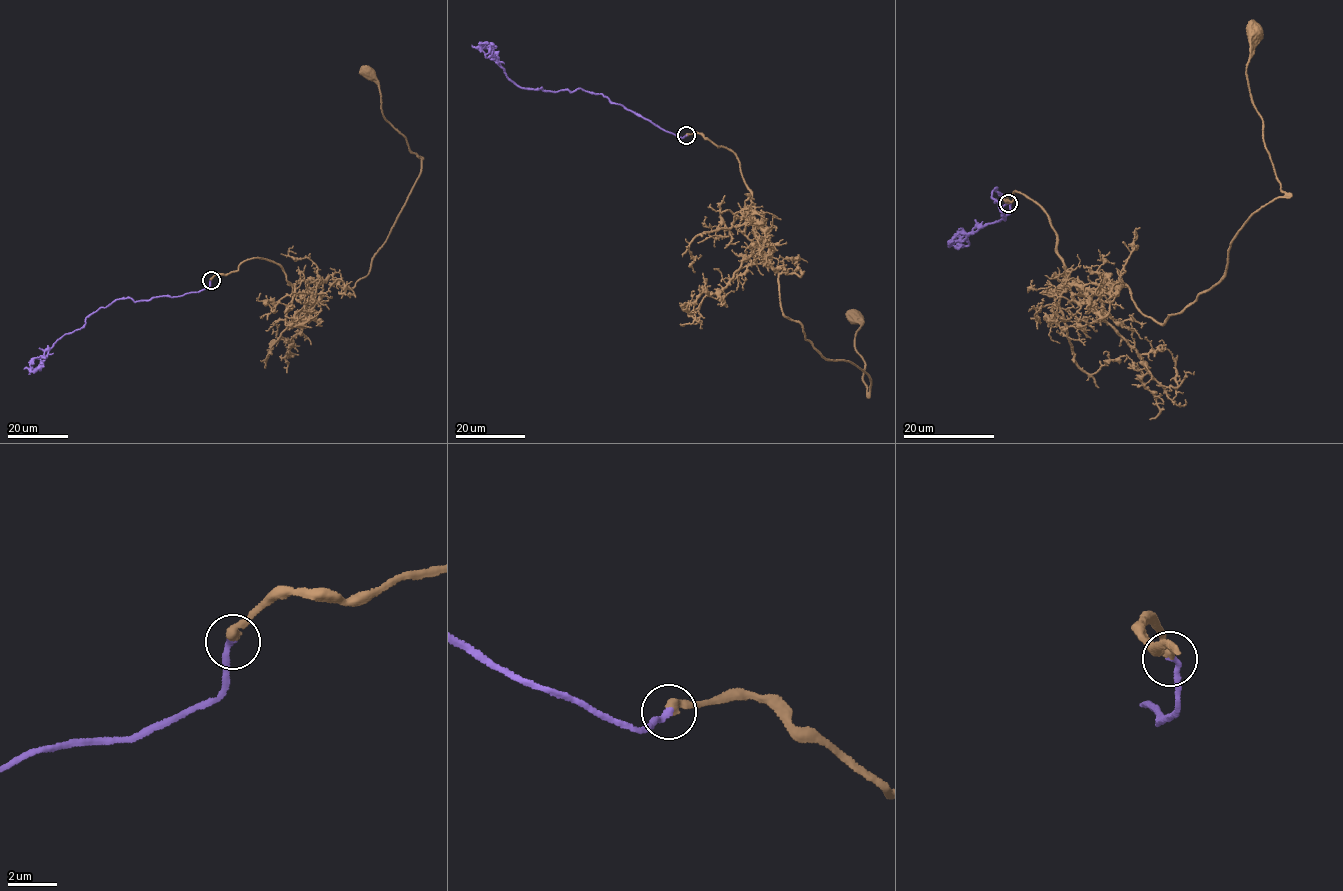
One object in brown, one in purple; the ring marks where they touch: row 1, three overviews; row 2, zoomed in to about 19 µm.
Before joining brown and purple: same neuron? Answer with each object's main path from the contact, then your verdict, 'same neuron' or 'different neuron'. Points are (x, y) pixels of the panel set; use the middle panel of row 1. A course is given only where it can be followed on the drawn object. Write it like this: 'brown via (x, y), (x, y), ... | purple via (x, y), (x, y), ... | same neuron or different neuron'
brown via (686, 135), (701, 133), (738, 160), (782, 314), (826, 358), (867, 375), (868, 392), (855, 315) | purple via (686, 135), (659, 128), (601, 94), (519, 87), (498, 58), (485, 56), (480, 45), (488, 43) | same neuron

